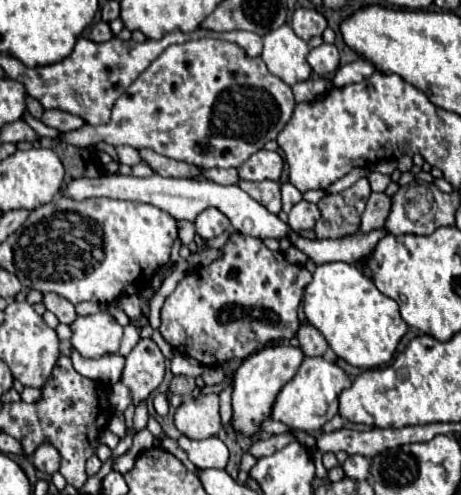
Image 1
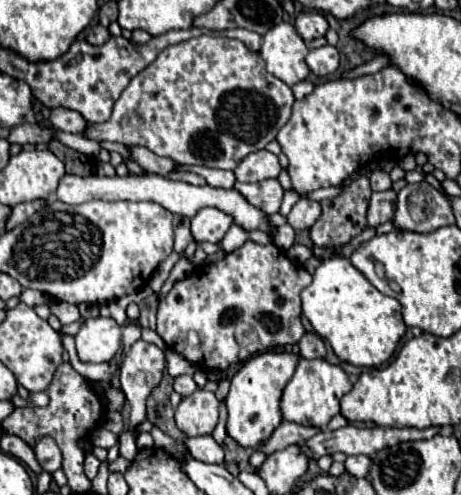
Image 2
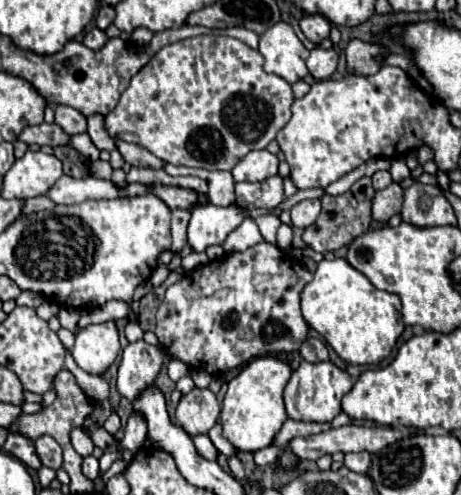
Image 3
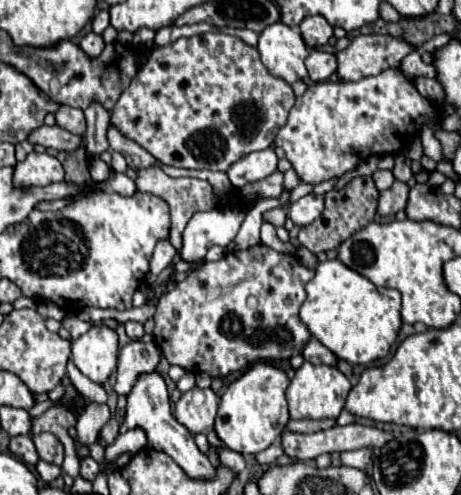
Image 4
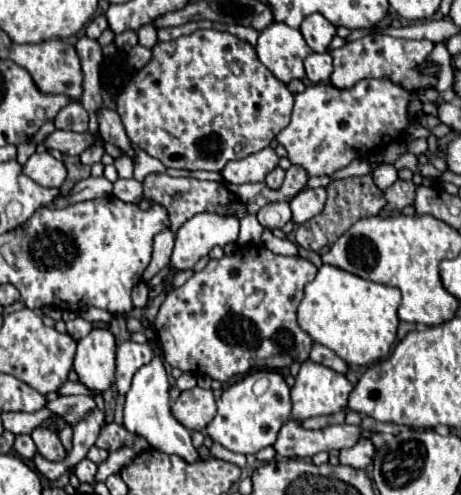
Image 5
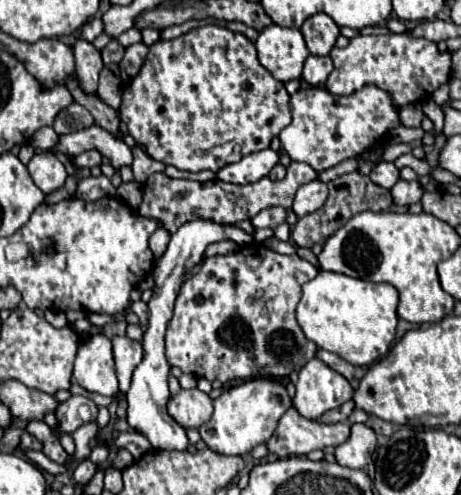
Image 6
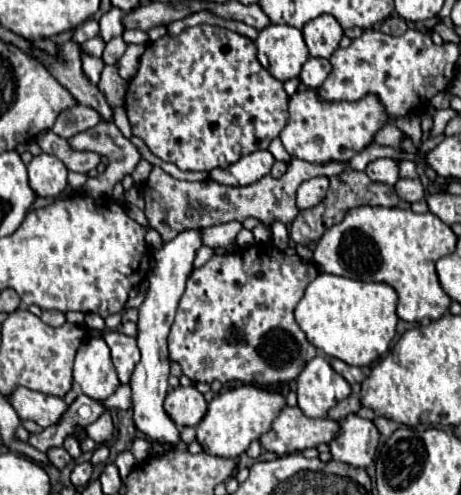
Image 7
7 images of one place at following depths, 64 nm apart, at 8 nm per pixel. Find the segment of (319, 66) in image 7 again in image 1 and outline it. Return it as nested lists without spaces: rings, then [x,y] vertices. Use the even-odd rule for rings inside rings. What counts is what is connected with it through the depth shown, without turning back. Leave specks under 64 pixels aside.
[[[322,44],[318,48],[312,48],[308,54],[308,64],[312,72],[318,76],[328,76],[338,70],[338,50],[334,44]]]

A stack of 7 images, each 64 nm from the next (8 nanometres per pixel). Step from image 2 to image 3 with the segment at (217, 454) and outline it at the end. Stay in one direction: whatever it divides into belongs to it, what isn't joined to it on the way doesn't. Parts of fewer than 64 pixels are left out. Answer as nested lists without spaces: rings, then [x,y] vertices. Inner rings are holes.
[[[200,434],[200,436],[194,436],[194,444],[196,444],[196,450],[206,458],[206,460],[214,460],[218,450],[214,448],[214,444],[210,442],[210,438],[206,434]]]

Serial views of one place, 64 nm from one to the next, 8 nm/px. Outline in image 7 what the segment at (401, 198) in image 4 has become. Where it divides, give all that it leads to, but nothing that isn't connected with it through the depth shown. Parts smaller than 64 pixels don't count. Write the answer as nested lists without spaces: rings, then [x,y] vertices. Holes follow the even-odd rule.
[[[400,178],[394,188],[396,188],[398,196],[402,200],[406,200],[406,202],[418,202],[418,200],[424,198],[424,186],[422,186],[422,182],[418,178],[414,178],[414,180]]]

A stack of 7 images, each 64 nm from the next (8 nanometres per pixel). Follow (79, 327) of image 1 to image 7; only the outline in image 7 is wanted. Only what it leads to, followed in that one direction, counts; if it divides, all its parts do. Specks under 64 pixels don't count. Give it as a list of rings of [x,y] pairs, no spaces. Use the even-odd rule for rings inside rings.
[[[102,336],[82,342],[74,360],[74,382],[94,400],[106,400],[116,392],[120,380],[110,360],[110,350]]]

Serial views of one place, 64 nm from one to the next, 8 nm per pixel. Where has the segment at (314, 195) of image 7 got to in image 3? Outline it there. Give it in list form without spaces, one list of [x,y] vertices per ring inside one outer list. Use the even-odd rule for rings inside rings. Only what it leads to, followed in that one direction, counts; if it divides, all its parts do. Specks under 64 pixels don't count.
[[[302,200],[296,206],[292,206],[292,224],[298,228],[308,228],[316,222],[322,206],[320,200]]]

